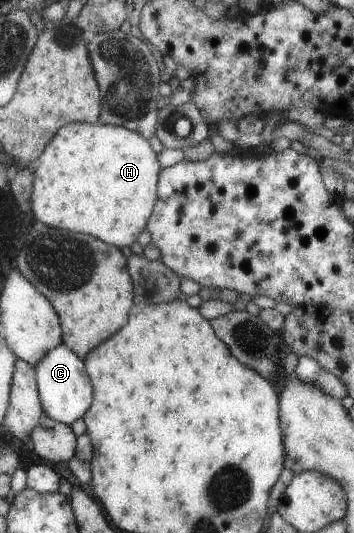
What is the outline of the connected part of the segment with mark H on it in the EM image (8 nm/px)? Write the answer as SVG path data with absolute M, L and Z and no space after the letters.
M98 122L63 126L39 157L32 216L50 227L101 239L117 248L141 240L139 233L157 202L159 163L143 136Z

